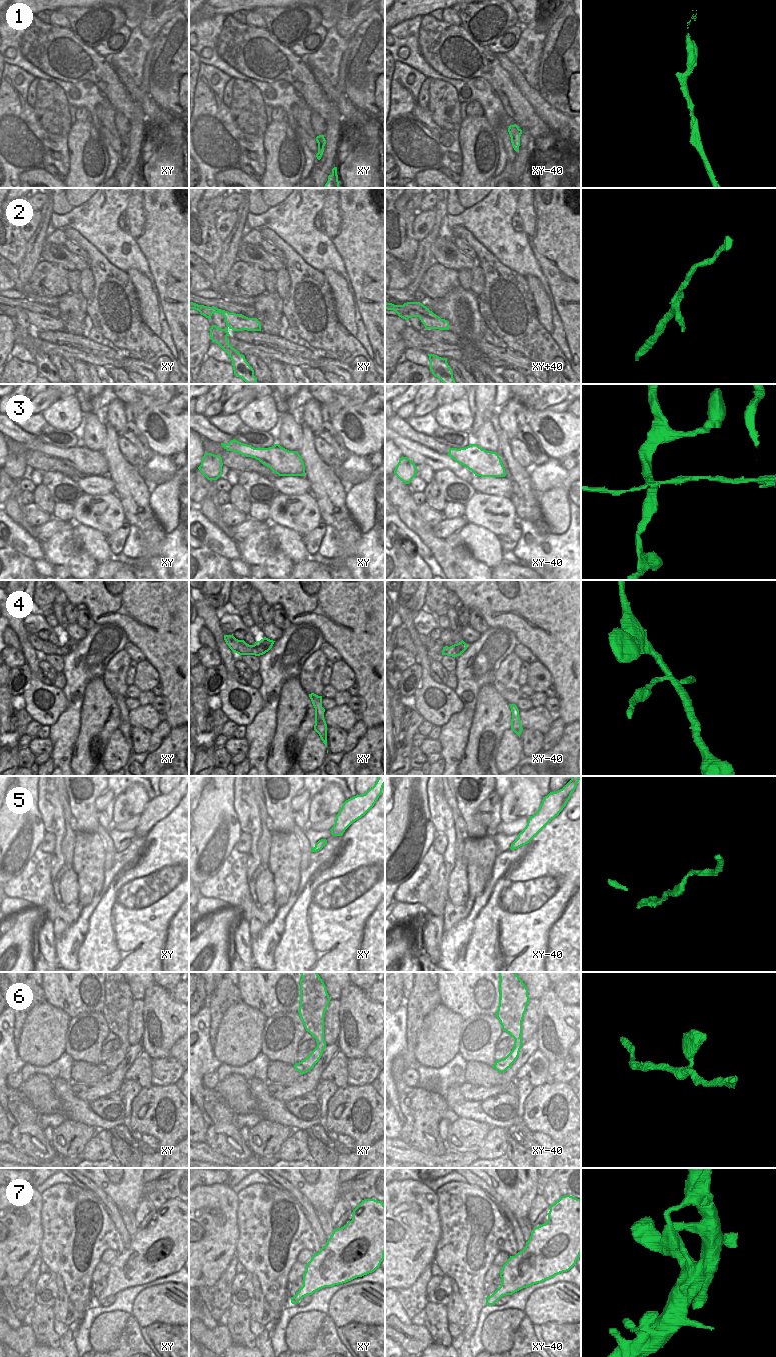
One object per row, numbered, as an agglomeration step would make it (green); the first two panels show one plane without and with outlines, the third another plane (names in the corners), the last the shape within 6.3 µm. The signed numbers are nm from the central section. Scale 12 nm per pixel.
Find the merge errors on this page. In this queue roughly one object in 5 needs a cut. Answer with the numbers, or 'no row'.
2, 3

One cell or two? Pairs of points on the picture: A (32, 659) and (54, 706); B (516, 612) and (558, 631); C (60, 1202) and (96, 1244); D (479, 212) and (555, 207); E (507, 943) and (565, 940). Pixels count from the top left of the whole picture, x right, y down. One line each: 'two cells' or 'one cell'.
A: one cell
B: one cell
C: one cell
D: two cells
E: one cell

